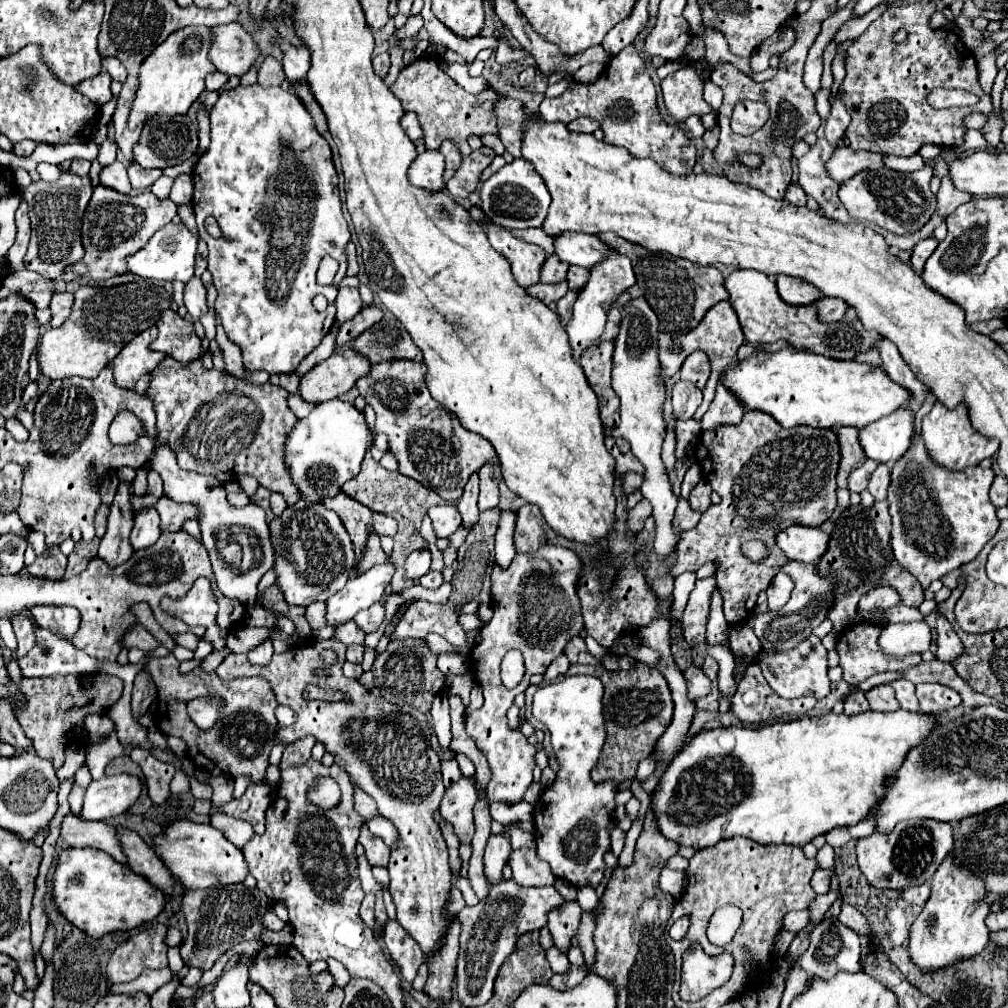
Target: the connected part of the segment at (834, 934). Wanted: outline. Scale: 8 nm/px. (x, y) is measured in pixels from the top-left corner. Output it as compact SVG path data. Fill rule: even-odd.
M822 919L810 931L810 947L796 959L796 963L810 975L818 975L822 979L834 977L838 971L858 971L862 955L862 939L850 927L844 927L838 919Z

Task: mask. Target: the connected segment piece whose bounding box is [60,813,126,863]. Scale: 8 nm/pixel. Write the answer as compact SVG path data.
M68 813L60 827L60 839L64 839L70 847L96 847L112 855L116 861L126 863L114 827L104 821L84 823L84 819L80 819L78 815Z

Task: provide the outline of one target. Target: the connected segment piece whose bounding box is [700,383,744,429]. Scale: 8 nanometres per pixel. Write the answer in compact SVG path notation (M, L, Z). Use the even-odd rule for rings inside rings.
M718 383L716 397L710 409L704 413L700 425L702 429L714 429L724 423L740 423L742 415L744 415L744 407L740 407L740 403L736 403L736 399L732 399L732 395L724 391L724 383Z

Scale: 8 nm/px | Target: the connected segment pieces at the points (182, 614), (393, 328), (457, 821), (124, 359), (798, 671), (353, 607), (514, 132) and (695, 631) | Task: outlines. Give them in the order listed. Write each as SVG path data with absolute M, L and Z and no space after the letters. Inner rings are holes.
M206 577L196 579L184 597L180 599L164 597L160 605L168 615L186 623L188 627L200 627L200 625L207 627L201 639L209 641L214 650L224 647L229 632L222 630L216 624L218 603L212 597L210 581Z
M382 319L364 335L354 339L352 349L360 351L370 359L370 363L382 363L392 359L410 359L410 361L422 361L420 349L416 343L412 343L412 337L408 331L404 331L404 325L400 325L396 319Z
M462 777L458 783L446 789L440 805L440 815L448 825L454 827L460 843L470 843L474 835L472 827L472 807L476 803L476 787L470 777Z
M150 327L148 331L136 335L136 339L132 339L132 343L128 343L120 351L120 355L116 355L112 363L114 363L114 379L120 387L132 389L144 373L152 371L166 357L162 351L150 349L152 339L156 339L156 327Z
M810 635L806 641L802 641L792 651L786 651L786 653L768 655L768 653L760 651L754 657L754 663L760 665L768 685L784 699L796 699L796 697L804 697L804 695L814 695L816 699L822 699L830 693L826 649L816 635Z
M388 559L384 565L376 565L370 571L348 579L346 587L334 593L326 601L328 625L342 625L362 609L372 607L384 599L384 591L390 585L396 571L396 563Z
M498 93L498 99L494 103L494 111L498 117L498 137L508 153L514 157L520 157L520 137L522 137L522 125L526 121L526 113L522 109L522 103L512 99L510 95Z
M716 577L696 581L696 587L690 593L688 605L682 613L684 623L684 639L688 645L706 643L706 625L708 625L708 611L710 611L710 593L716 587Z

